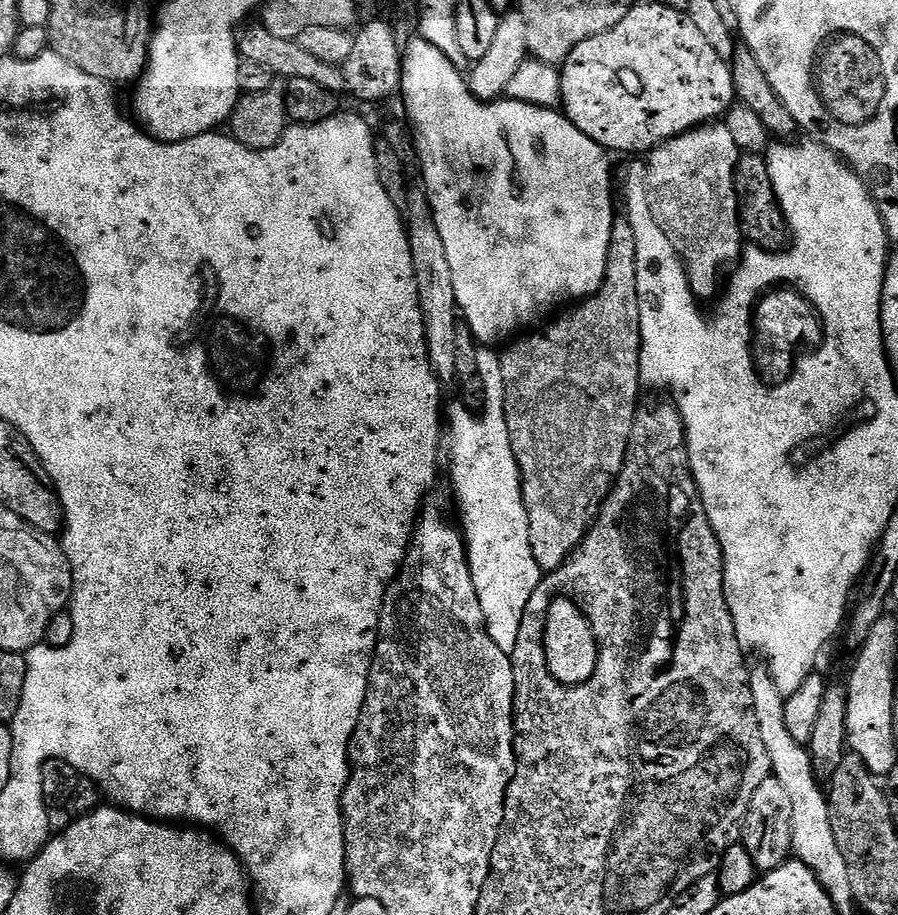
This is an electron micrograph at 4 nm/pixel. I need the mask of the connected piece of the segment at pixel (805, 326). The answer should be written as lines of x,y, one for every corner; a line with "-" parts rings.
792,290
777,292
780,292
777,296
769,295
759,305
754,320
754,352
759,367
765,373
778,372
778,375
784,376
791,373
805,350
815,349
819,345
822,339
822,321
811,300

